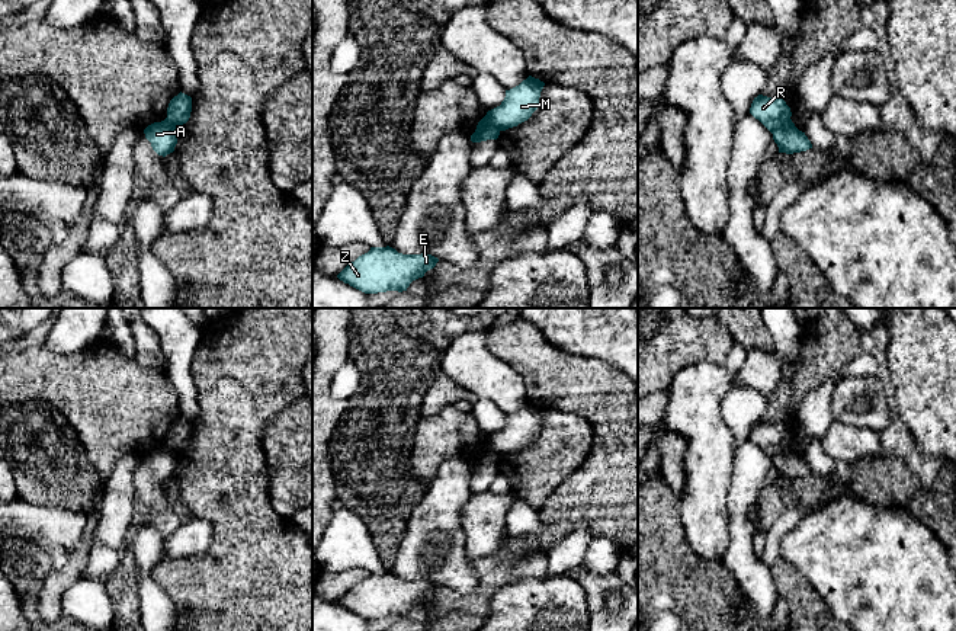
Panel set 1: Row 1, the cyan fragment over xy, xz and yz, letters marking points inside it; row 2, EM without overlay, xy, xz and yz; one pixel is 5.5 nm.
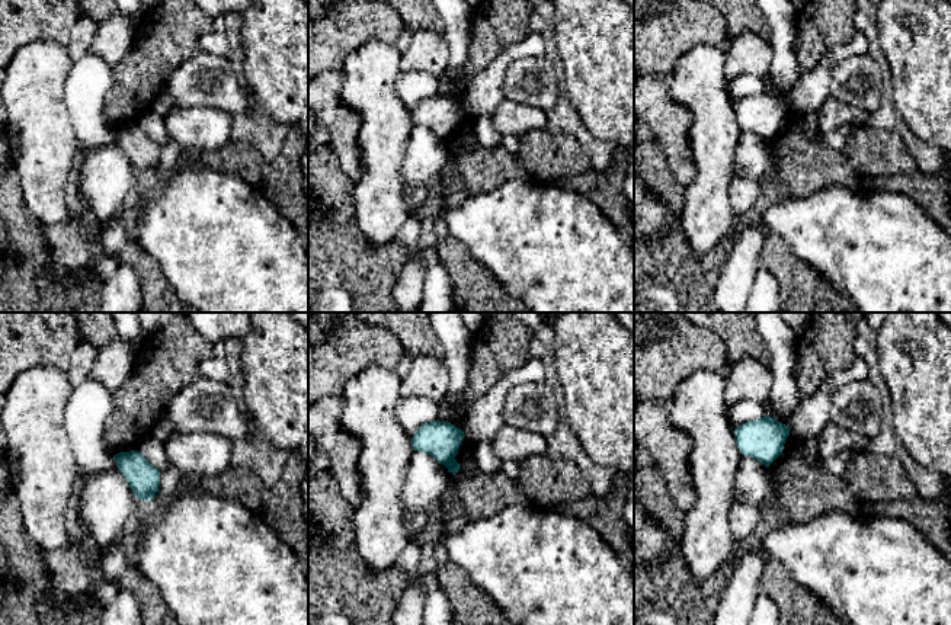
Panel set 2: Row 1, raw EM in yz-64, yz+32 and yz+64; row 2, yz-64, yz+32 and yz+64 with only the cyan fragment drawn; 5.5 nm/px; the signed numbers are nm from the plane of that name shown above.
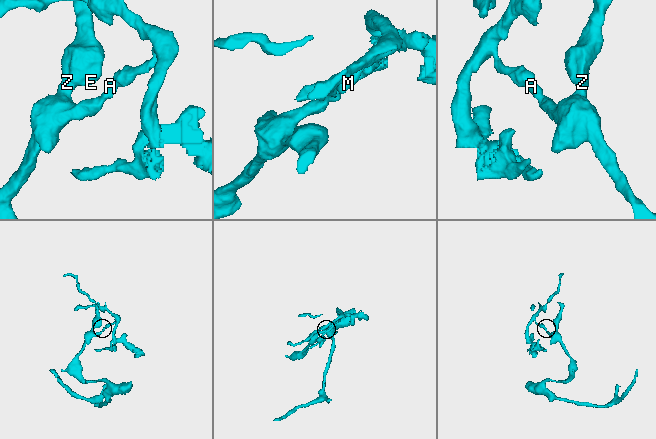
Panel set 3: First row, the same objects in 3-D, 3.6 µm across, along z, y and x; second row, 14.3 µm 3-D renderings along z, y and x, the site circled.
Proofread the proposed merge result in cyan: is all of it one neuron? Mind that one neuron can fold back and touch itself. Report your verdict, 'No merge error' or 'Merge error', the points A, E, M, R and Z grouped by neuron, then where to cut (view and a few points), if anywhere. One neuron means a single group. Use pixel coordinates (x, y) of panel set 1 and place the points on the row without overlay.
Merge error. Groups: A E Z / M R. Split along yz (789, 442), (772, 458)

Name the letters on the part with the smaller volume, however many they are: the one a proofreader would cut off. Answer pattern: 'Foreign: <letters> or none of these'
Foreign: M, R

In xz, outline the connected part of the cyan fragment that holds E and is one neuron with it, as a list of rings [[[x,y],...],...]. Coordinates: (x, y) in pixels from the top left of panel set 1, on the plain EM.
[[[389,571],[370,573],[368,579],[347,590],[337,603],[365,619],[402,618],[437,587],[437,583],[427,579],[402,580]]]

